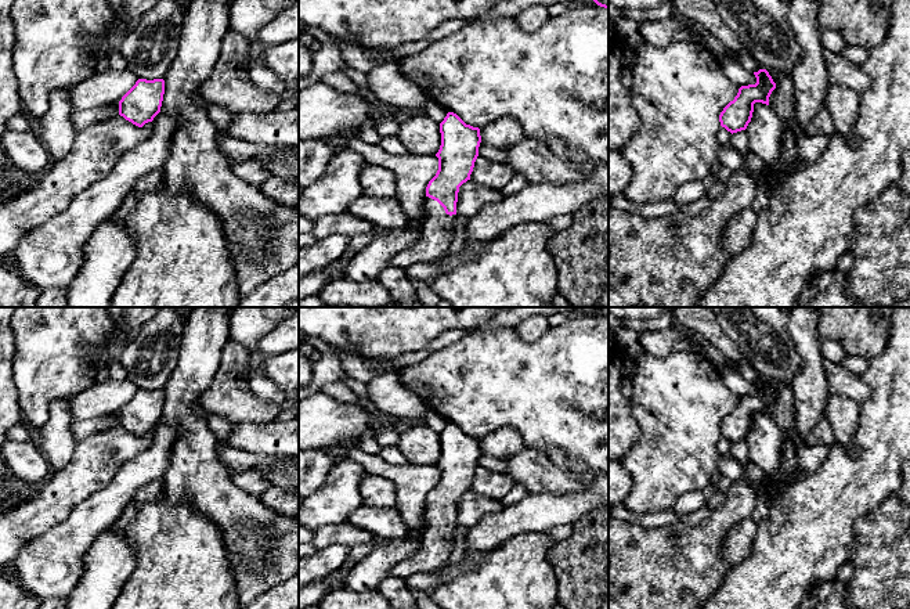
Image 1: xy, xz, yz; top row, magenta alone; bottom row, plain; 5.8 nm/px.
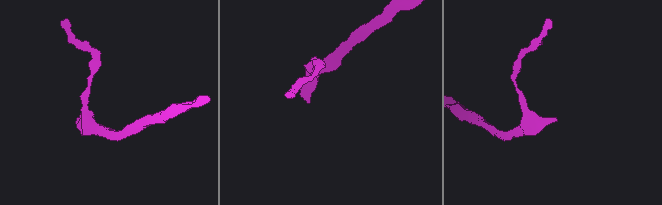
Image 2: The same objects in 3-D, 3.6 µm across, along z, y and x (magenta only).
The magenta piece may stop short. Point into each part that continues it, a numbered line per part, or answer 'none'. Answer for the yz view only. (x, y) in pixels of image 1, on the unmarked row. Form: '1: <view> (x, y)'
none

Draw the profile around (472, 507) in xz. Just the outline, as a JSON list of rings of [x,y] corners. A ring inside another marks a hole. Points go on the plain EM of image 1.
[[[467,490],[459,497],[456,525],[472,529],[483,518],[498,513],[502,508],[501,501]]]

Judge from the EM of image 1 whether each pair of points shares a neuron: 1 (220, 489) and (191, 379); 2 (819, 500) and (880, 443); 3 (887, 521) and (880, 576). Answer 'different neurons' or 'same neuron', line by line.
1: same neuron
2: same neuron
3: same neuron

